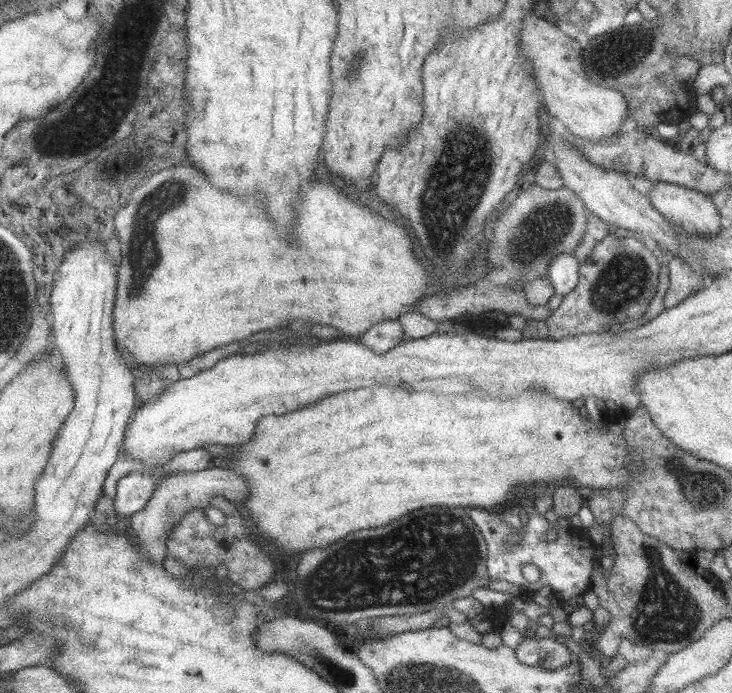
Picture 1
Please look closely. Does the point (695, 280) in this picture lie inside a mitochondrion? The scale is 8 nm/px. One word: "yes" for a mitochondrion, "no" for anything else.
no

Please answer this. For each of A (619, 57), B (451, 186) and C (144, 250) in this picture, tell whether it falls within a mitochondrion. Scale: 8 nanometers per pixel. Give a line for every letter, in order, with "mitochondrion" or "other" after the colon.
A: mitochondrion
B: mitochondrion
C: mitochondrion

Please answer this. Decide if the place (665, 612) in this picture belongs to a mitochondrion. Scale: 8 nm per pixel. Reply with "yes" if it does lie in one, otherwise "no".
yes

